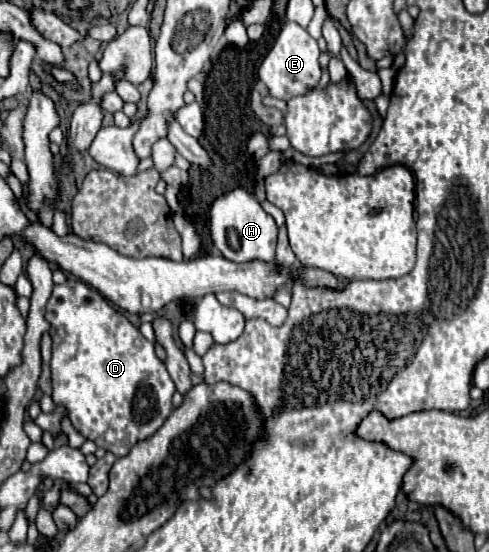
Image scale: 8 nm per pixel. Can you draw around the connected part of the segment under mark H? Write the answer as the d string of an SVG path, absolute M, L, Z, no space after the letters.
M234 188L222 194L218 200L214 200L210 210L210 234L220 254L232 262L248 262L252 258L264 262L274 260L278 226L274 218L266 214L264 208L256 202L256 198L242 188Z

